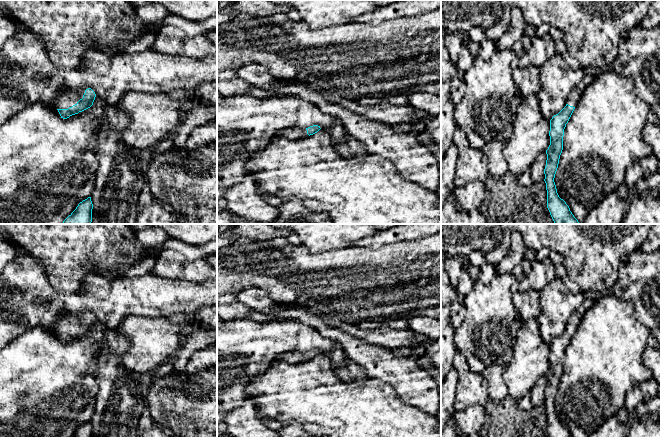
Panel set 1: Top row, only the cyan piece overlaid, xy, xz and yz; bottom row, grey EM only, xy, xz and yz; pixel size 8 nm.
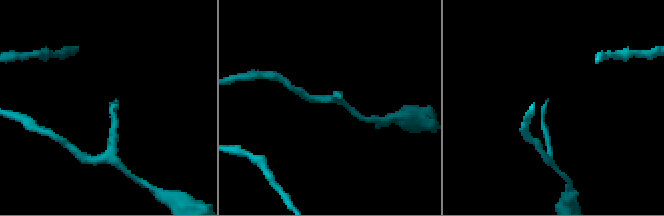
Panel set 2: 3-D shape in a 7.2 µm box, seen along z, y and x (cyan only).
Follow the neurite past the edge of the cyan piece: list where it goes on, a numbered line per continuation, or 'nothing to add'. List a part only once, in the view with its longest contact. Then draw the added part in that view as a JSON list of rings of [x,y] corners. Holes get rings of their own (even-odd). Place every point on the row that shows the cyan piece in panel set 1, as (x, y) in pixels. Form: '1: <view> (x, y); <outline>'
1: xy (68, 99); [[[85,90],[82,92],[66,92],[55,100],[56,109],[68,109],[83,98]]]

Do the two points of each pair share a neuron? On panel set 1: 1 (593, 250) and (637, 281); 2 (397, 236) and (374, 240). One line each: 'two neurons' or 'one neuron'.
1: two neurons
2: one neuron

